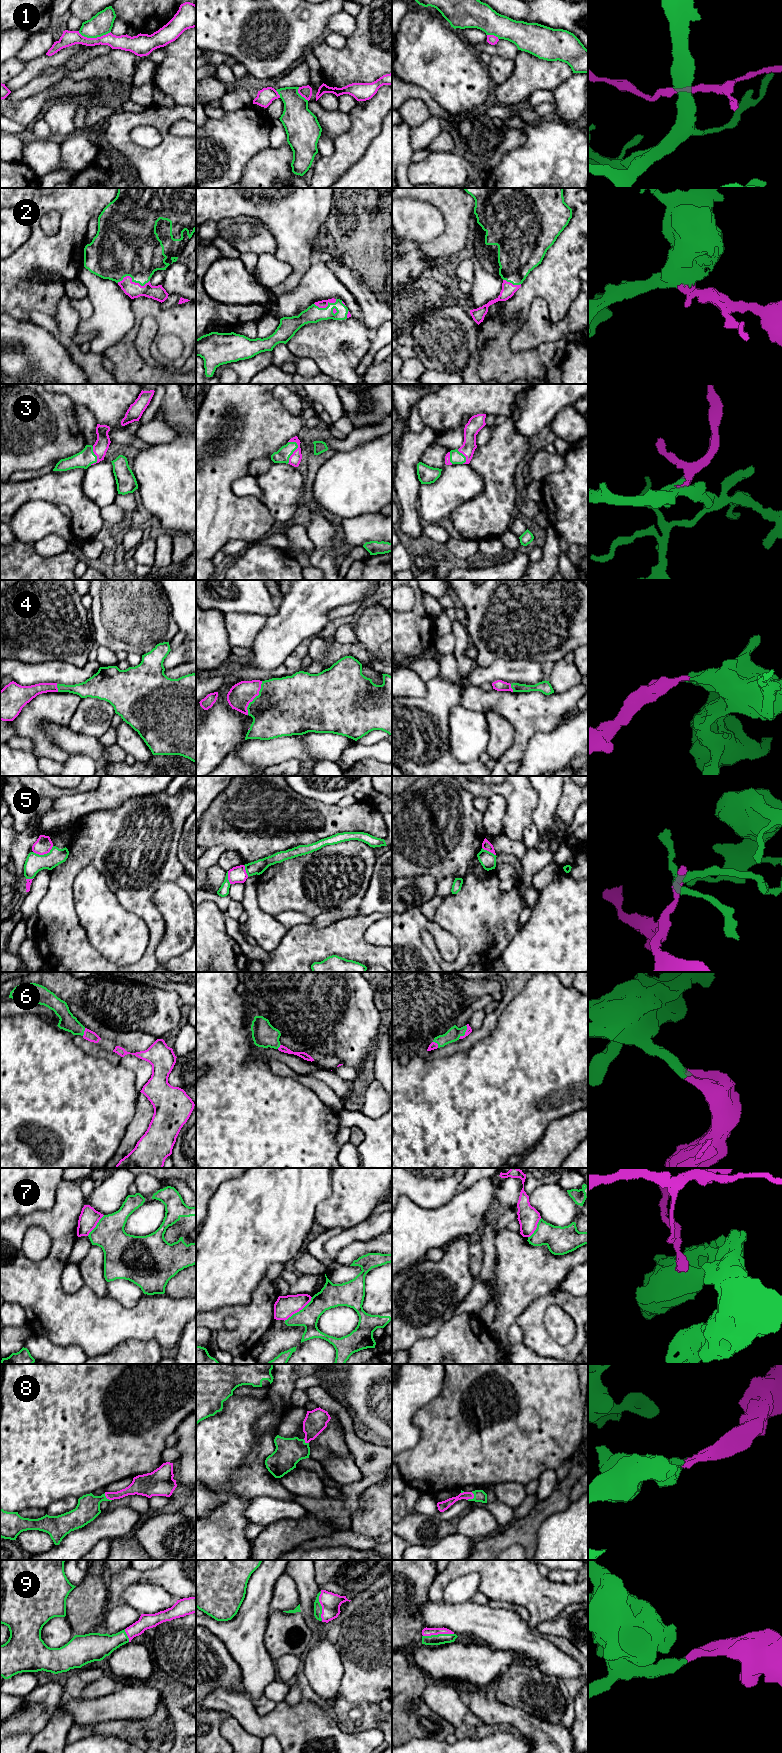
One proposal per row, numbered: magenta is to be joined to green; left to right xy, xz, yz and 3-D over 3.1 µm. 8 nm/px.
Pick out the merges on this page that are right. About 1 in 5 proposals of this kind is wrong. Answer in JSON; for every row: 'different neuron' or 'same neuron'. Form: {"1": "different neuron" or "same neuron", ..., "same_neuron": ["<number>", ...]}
{"1": "different neuron", "2": "same neuron", "3": "same neuron", "4": "same neuron", "5": "different neuron", "6": "same neuron", "7": "different neuron", "8": "same neuron", "9": "same neuron", "same_neuron": ["2", "3", "4", "6", "8", "9"]}

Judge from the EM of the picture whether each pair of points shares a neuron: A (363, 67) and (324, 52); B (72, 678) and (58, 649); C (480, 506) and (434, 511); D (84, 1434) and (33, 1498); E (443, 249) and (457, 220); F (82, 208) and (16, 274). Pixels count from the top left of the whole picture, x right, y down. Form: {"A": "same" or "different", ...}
{"A": "same", "B": "different", "C": "different", "D": "same", "E": "same", "F": "same"}

